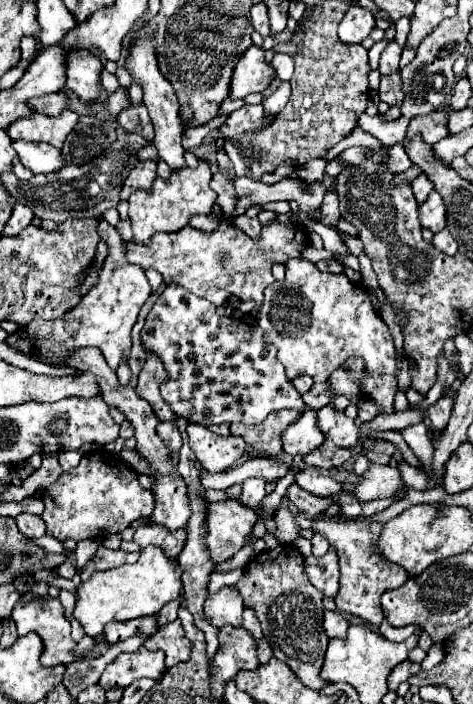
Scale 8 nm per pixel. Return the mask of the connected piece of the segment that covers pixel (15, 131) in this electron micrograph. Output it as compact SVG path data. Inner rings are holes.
M64 112L64 116L44 116L32 114L28 118L16 120L12 128L8 128L8 136L12 140L28 140L28 142L48 142L54 148L62 148L66 136L78 122L76 112Z

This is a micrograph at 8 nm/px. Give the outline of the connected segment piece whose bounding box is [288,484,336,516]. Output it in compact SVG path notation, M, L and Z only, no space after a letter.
M292 484L292 486L288 488L288 498L290 498L290 502L292 502L302 514L306 514L306 516L320 516L320 514L326 512L326 508L328 508L330 504L336 502L334 496L328 496L328 498L316 496L316 494L306 492L306 490L300 488L298 484Z

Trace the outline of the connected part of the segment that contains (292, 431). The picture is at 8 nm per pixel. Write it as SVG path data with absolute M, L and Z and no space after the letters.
M304 410L296 422L292 422L282 432L282 444L284 452L290 456L296 454L308 454L310 450L318 448L324 442L322 432L316 428L316 412Z

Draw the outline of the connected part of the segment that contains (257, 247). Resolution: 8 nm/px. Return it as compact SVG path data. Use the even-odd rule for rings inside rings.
M222 220L218 230L212 234L204 234L188 226L180 232L152 236L150 246L128 242L126 256L130 264L142 266L142 270L158 270L164 276L166 284L180 284L188 292L206 298L214 306L226 304L230 294L236 294L240 300L252 300L256 304L252 314L258 314L264 302L264 290L272 284L272 266L286 264L288 258L300 257L300 252L306 246L308 236L300 222L280 224L276 220L264 226L260 240L254 242L234 224ZM222 256L226 256L224 262L220 262Z

